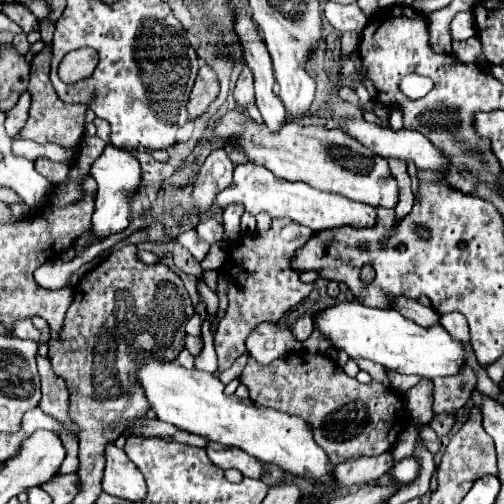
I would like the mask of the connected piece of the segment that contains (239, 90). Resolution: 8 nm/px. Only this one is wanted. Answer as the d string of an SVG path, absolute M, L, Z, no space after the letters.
M248 67L240 74L232 94L240 106L248 106L250 102L254 102L254 76Z

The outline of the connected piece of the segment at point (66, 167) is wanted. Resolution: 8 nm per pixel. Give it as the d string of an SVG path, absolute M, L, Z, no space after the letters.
M46 158L36 160L36 170L38 170L44 178L48 178L54 186L66 182L68 172L70 172L70 166L72 166L72 164L56 164L56 162L50 162L50 160L46 160Z

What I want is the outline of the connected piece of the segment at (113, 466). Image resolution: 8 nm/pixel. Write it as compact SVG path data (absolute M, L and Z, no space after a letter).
M114 444L106 446L106 470L102 480L102 490L110 496L138 502L146 496L146 480L134 468L132 460L128 460L126 452L122 448L116 448Z

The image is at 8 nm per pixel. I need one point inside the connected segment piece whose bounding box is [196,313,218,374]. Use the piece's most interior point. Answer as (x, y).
(206, 361)

